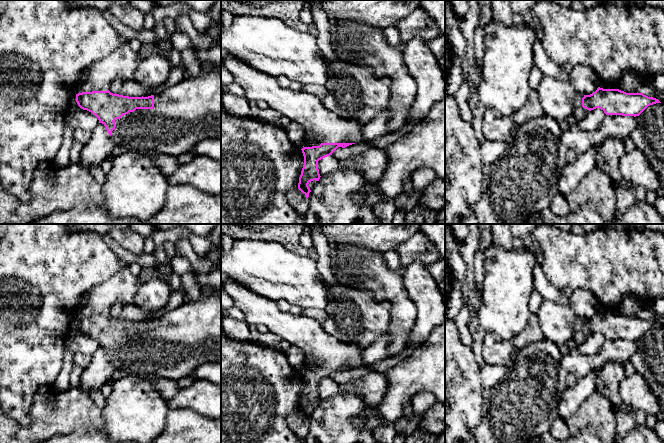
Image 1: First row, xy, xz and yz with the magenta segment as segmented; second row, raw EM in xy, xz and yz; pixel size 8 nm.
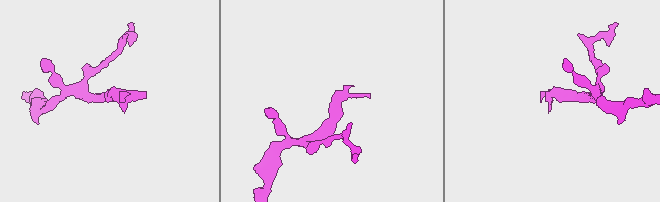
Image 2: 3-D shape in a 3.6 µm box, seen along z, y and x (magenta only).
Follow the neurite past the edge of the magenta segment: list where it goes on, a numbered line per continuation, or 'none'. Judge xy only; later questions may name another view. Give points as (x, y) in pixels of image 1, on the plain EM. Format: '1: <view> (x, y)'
1: xy (183, 339)

